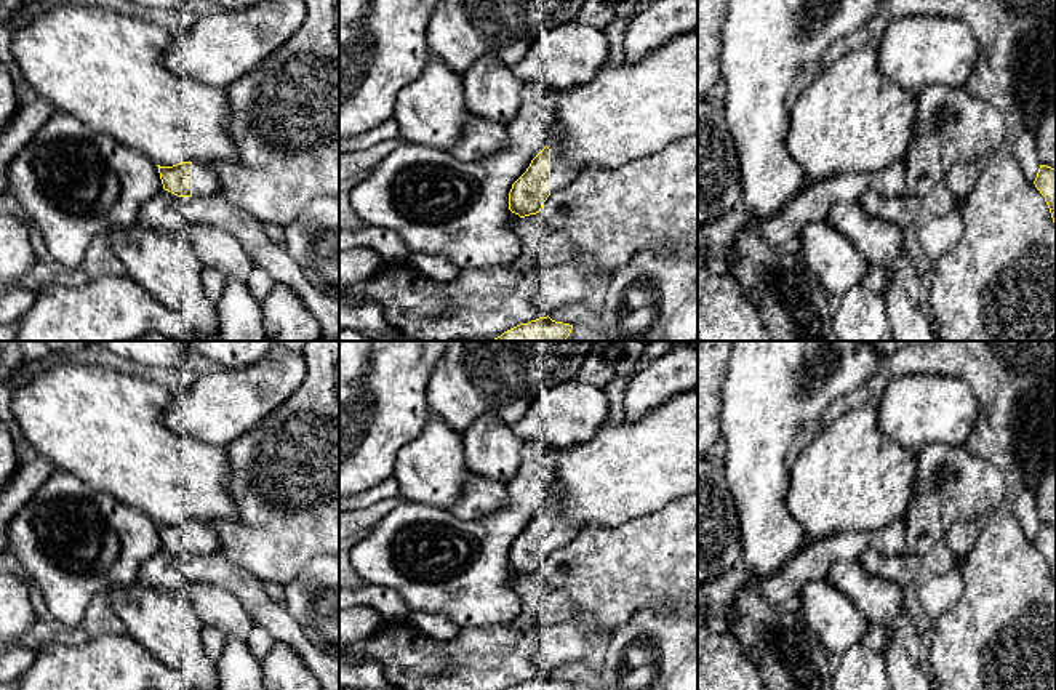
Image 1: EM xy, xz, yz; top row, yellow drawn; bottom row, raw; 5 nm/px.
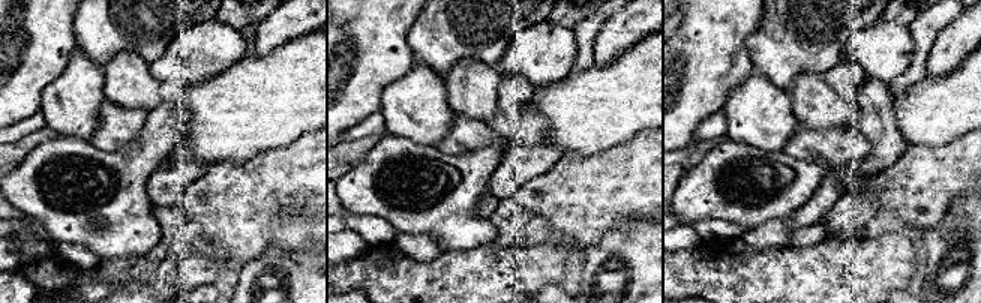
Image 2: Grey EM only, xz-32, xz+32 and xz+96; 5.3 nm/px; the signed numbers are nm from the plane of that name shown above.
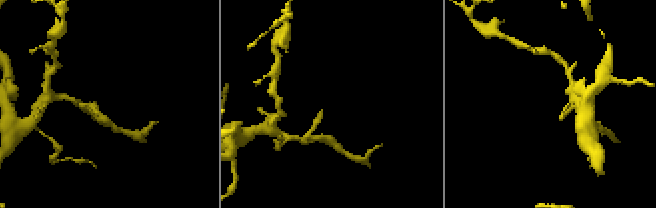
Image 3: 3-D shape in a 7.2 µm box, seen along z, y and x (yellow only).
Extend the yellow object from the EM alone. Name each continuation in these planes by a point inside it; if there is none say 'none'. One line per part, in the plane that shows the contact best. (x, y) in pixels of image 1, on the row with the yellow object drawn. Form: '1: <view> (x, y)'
1: xz (562, 173)

